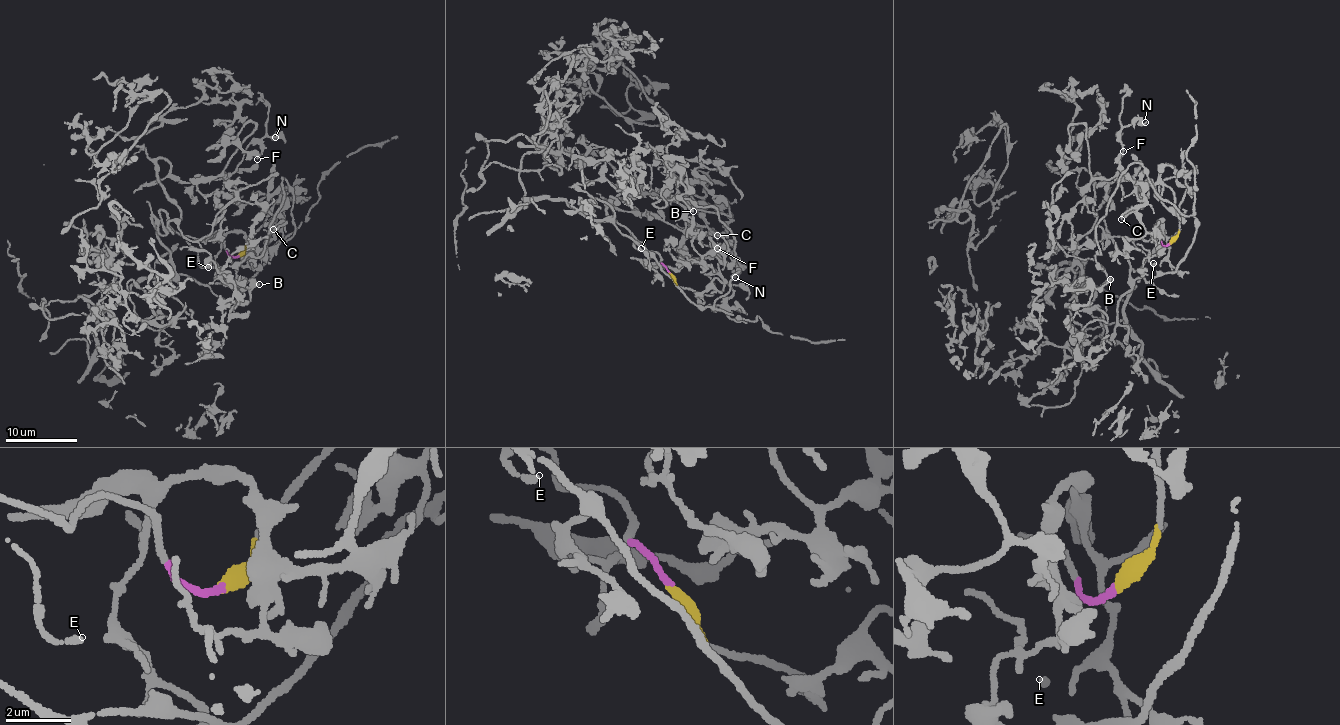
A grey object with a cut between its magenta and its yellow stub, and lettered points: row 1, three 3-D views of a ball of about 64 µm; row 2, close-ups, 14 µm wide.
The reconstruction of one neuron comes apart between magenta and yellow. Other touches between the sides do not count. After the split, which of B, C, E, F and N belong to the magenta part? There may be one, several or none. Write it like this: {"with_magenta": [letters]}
{"with_magenta": ["B", "E", "F", "N"]}

